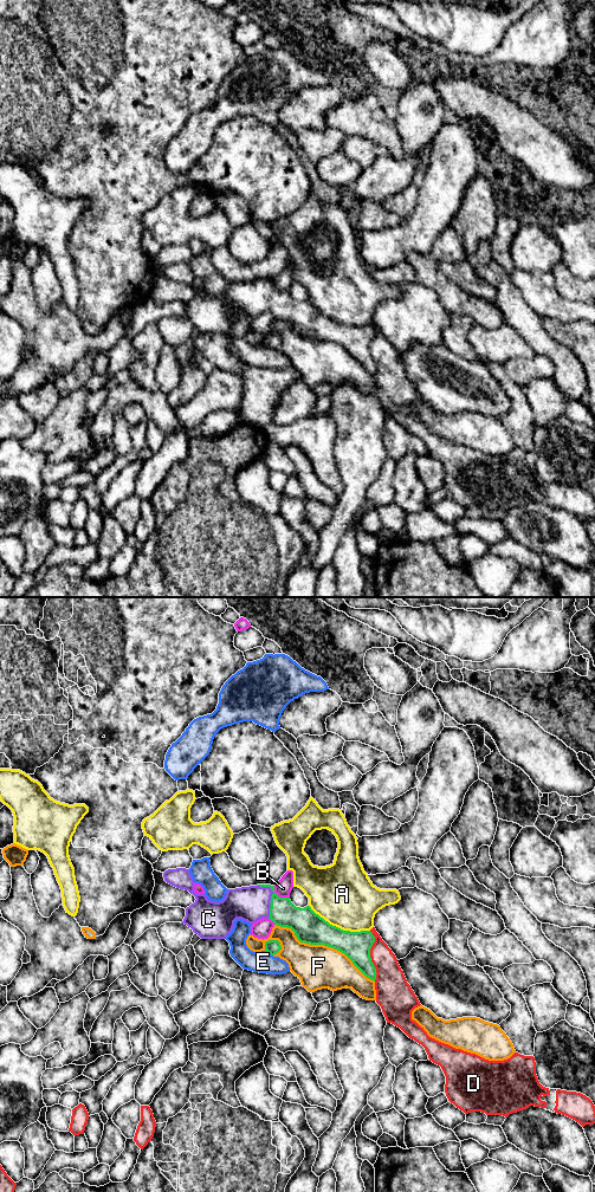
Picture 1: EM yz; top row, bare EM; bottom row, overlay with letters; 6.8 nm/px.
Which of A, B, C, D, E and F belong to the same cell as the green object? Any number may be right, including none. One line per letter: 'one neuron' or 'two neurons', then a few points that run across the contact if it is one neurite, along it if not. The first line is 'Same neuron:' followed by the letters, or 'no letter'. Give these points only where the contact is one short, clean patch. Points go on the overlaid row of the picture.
Same neuron: C
A: two neurons
B: two neurons
C: one neuron; line yz (283, 912), (271, 896), (266, 901), (251, 904)
D: two neurons
E: two neurons
F: two neurons

